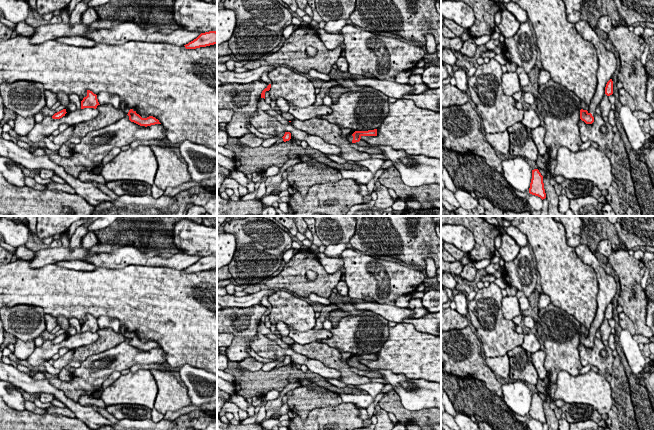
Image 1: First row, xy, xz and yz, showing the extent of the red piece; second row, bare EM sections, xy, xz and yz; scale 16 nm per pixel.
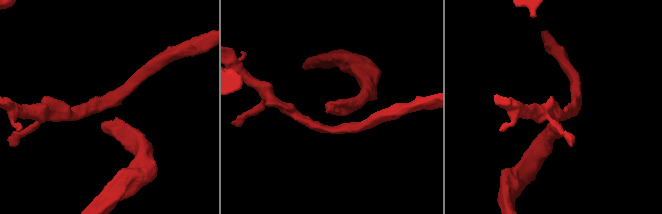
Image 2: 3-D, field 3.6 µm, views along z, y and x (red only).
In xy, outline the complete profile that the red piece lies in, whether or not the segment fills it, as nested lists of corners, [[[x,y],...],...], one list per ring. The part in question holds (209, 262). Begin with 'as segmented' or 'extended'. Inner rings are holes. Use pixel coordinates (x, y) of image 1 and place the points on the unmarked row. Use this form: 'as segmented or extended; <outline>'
extended; [[[116,246],[110,253],[92,253],[83,247],[48,247],[35,253],[30,260],[31,268],[43,268],[48,264],[78,259],[95,265],[97,268],[122,269],[129,265],[167,267],[185,270],[186,273],[196,273],[217,268],[217,256],[188,255],[186,253],[169,253],[157,250],[148,253],[141,252],[134,246]]]

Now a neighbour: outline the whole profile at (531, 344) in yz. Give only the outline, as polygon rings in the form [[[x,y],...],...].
[[[530,332],[524,334],[524,339],[521,347],[531,354],[541,350],[539,340],[533,333]]]

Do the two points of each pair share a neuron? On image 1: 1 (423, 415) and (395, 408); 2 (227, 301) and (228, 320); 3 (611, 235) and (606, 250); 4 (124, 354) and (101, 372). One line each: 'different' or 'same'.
1: same
2: different
3: different
4: same

